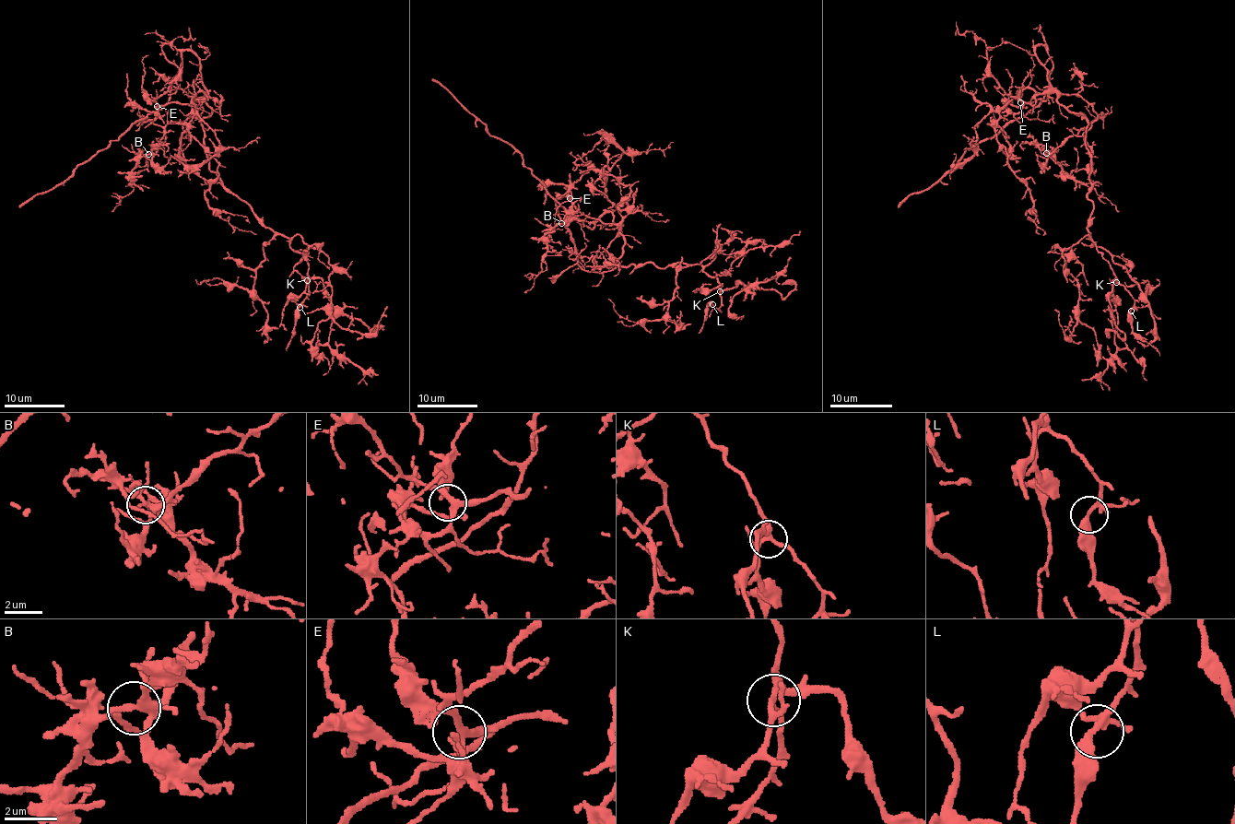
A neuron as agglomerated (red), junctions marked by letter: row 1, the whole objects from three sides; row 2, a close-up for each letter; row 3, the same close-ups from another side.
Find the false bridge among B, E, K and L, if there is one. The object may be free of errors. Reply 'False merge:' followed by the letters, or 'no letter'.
False merge: no letter

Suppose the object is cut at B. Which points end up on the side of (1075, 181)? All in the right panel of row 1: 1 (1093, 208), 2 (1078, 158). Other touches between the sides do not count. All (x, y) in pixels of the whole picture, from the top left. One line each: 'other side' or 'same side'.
1: other side
2: same side

